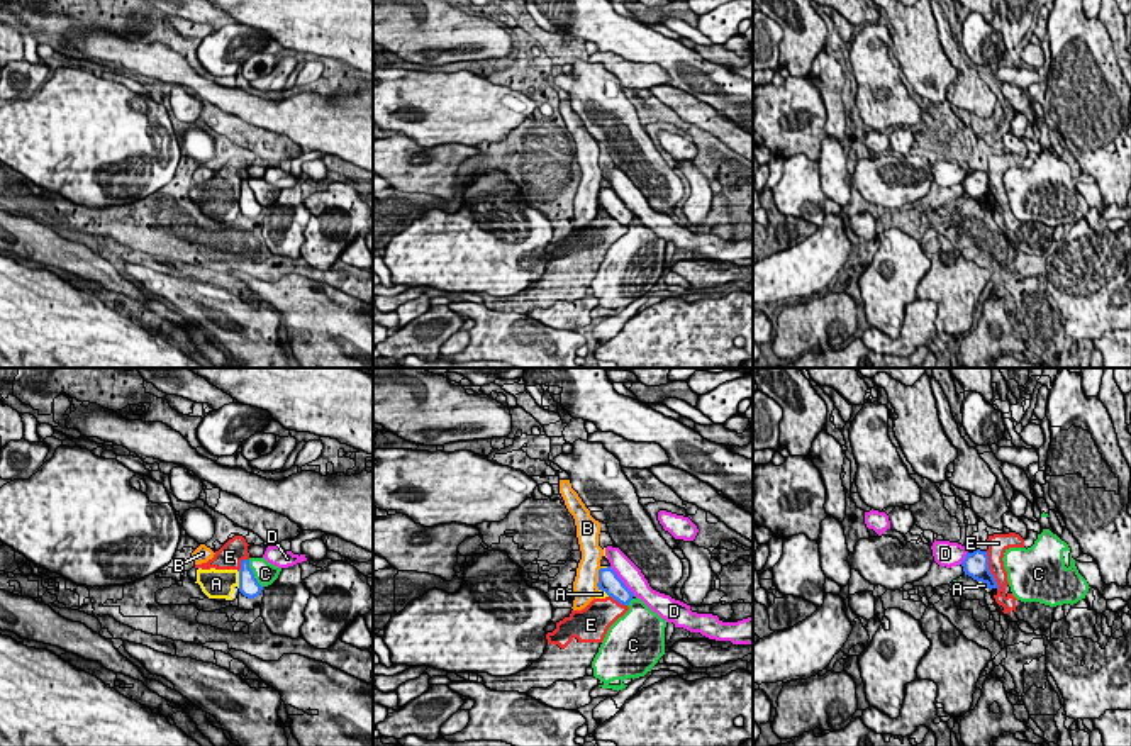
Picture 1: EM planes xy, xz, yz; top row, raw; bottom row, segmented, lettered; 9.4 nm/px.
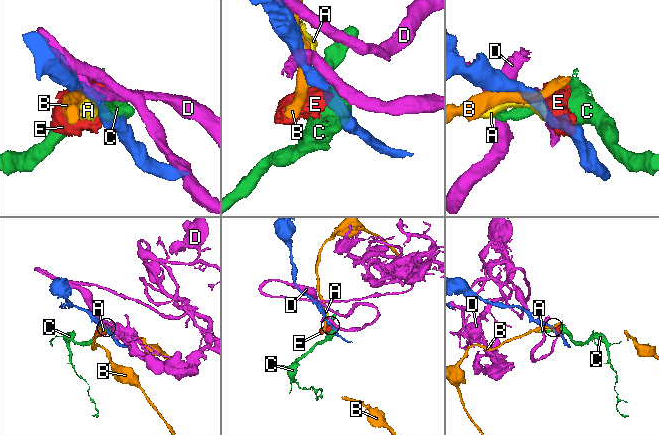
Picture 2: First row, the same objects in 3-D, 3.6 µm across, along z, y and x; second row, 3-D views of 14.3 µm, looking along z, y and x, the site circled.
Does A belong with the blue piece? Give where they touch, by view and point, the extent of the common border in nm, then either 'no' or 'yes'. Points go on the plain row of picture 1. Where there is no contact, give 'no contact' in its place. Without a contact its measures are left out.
xy (239, 200) | 160 nm | no

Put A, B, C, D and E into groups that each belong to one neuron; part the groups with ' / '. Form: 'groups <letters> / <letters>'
groups A E / B / C / D

